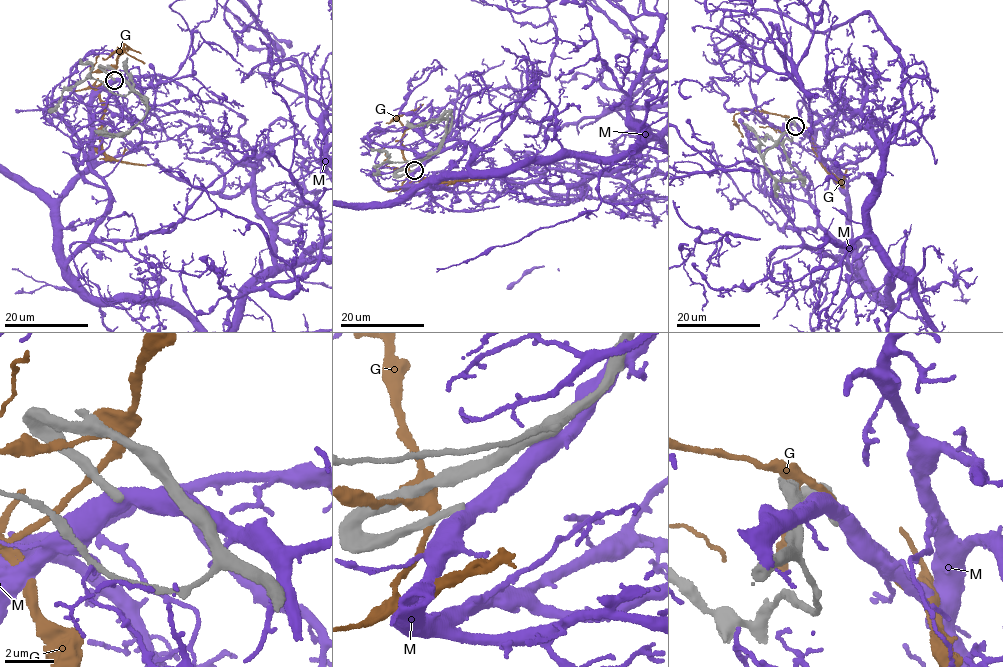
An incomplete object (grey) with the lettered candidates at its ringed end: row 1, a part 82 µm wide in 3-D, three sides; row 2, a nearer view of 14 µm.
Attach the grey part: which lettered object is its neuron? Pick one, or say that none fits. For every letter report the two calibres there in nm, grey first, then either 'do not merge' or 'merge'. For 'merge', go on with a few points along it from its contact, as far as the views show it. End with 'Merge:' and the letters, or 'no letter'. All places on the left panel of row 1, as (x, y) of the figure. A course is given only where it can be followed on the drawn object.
G: calibres 340 and 220 nm; do not merge
M: calibres 340 and 550 nm; do not merge
Merge: no letter

